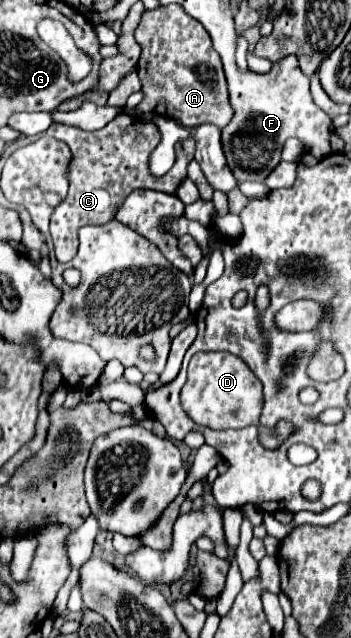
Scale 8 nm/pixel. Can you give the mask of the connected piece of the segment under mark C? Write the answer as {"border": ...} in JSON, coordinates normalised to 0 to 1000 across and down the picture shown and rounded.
{"border":[[[336,177],[313,196],[279,205],[234,205],[194,196],[142,196],[131,212],[182,221],[205,237],[199,252],[199,296],[188,312],[154,324],[142,340],[142,368],[154,378],[160,406],[188,412],[211,403],[222,390],[222,359],[239,353],[296,353],[325,343],[330,331],[353,312],[387,296],[439,296],[467,303],[501,303],[501,293],[530,281],[530,259],[553,249],[553,218],[536,215],[501,224],[501,255],[462,274],[439,277],[422,265],[422,246],[433,234],[456,224],[456,208],[444,196],[399,190],[387,180]]]}

